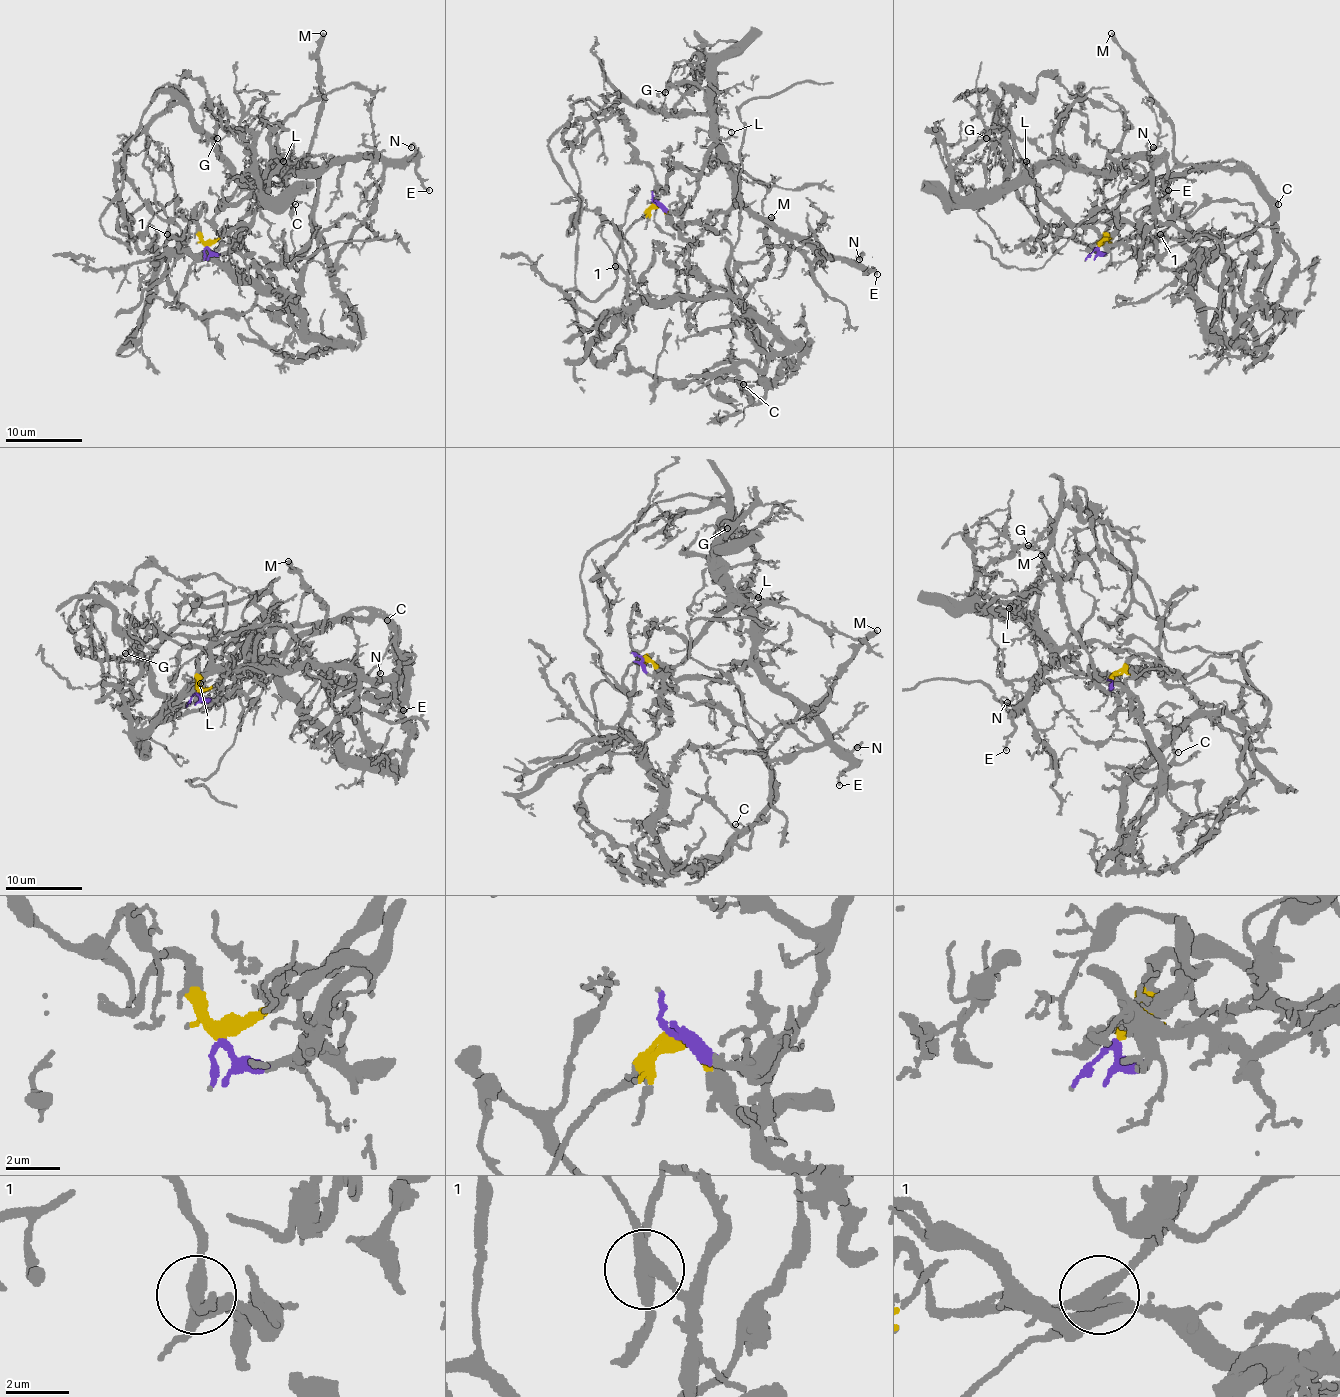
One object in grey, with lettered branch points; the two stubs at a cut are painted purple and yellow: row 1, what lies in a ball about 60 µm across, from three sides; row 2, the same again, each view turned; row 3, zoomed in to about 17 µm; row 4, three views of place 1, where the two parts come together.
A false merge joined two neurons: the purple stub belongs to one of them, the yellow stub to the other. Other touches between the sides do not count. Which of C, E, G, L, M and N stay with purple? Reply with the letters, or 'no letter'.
E, G, L, N

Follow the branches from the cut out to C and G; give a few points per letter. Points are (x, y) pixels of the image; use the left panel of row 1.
C: (206, 246), (160, 205), (119, 217), (210, 219), (312, 169), (295, 203)
G: (206, 246), (218, 254), (229, 248), (248, 225), (264, 194), (260, 182), (243, 182), (214, 140), (218, 138)

